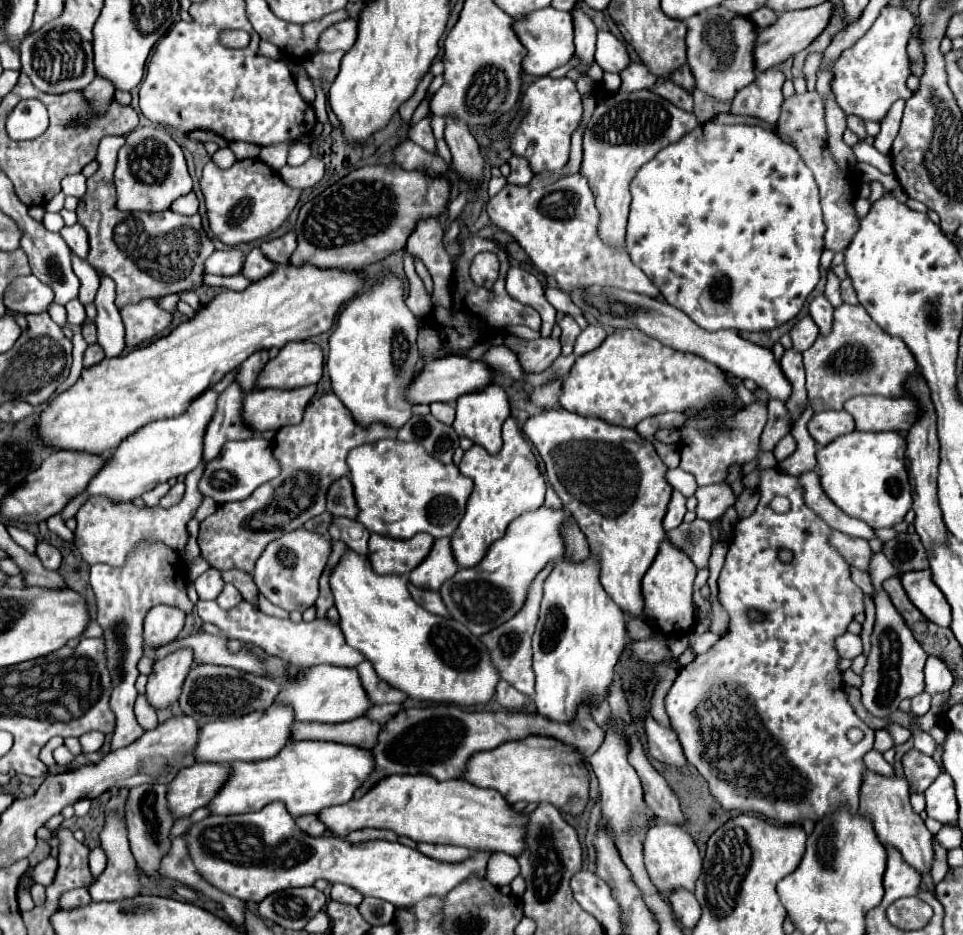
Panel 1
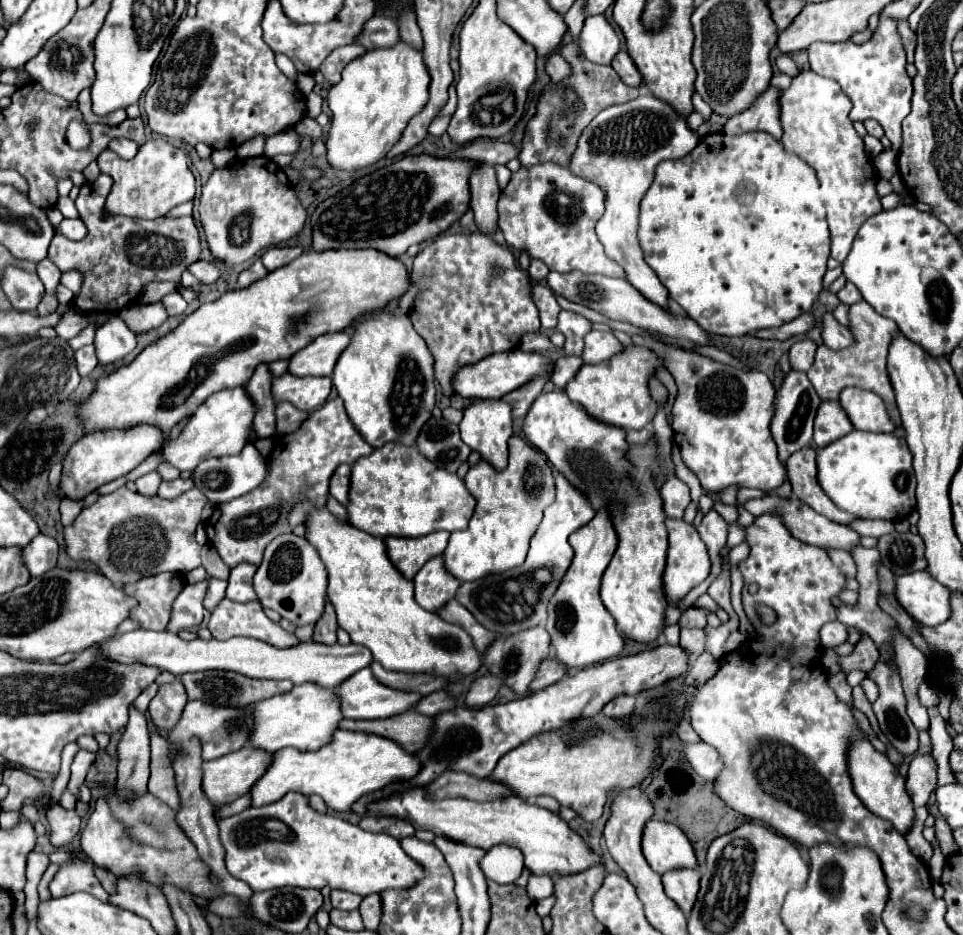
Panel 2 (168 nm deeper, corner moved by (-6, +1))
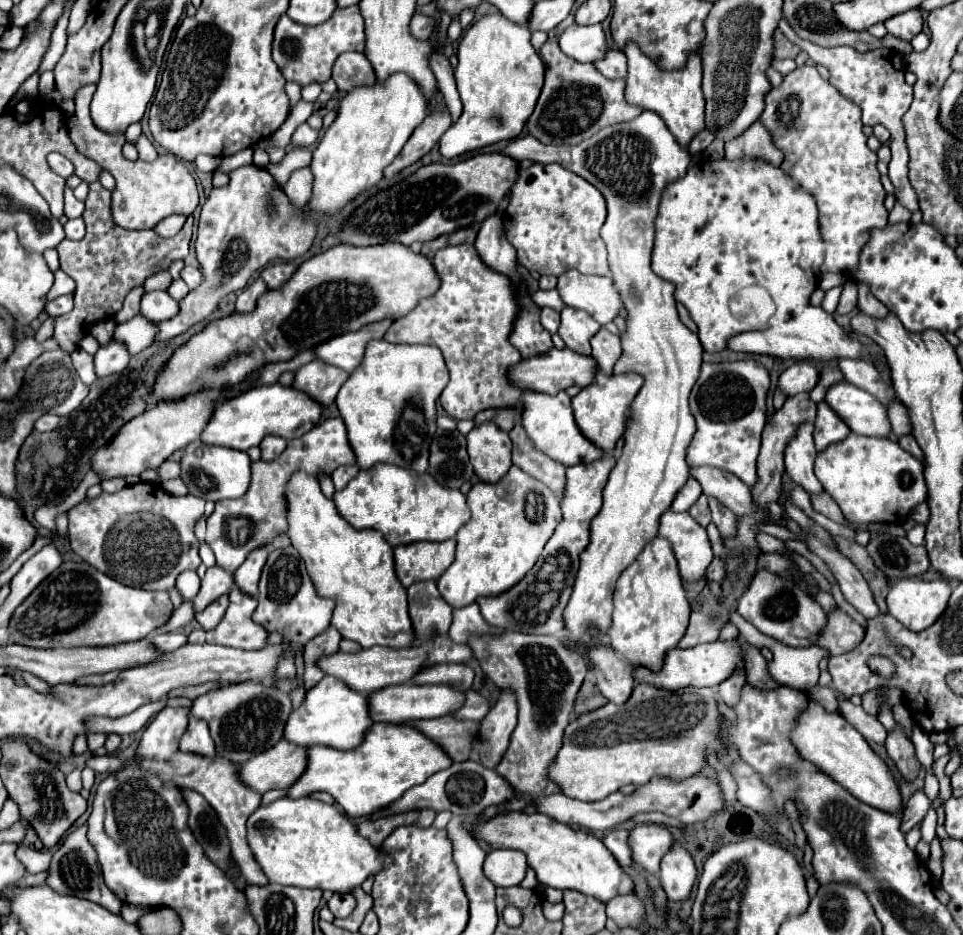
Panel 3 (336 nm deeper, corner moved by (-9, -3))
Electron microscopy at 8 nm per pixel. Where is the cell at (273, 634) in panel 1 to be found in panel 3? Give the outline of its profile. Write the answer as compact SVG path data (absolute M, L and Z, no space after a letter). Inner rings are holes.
M231 589L229 601L229 609L221 623L207 631L207 643L237 649L265 649L269 645L269 631L253 621L257 599L243 595L239 589Z

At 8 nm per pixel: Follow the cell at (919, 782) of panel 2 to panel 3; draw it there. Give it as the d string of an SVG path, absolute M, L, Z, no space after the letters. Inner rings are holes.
M923 789L915 791L909 797L907 805L905 805L905 811L903 811L903 817L901 817L901 829L907 833L913 825L917 825L917 823L923 821L923 817L927 815L929 809L931 809L931 801L925 795L925 791Z

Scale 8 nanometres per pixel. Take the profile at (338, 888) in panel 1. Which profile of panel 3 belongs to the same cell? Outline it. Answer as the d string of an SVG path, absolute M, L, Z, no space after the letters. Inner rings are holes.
M335 893L329 901L327 901L327 907L331 909L331 913L335 917L347 917L351 915L351 911L355 909L355 897L351 893Z

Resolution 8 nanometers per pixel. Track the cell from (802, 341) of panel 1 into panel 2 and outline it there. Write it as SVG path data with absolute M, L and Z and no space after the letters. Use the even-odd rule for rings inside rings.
M810 339L798 341L792 345L790 349L790 367L794 371L808 371L812 361L814 361L814 353L816 353L816 343Z

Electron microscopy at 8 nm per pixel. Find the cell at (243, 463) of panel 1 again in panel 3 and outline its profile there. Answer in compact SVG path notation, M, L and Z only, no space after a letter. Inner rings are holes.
M205 447L203 449L203 455L197 457L195 453L187 451L181 459L181 479L185 481L187 489L191 495L195 497L201 497L205 501L221 501L221 499L239 499L247 493L249 489L249 483L251 483L251 459L247 453L243 451L231 451L227 447Z

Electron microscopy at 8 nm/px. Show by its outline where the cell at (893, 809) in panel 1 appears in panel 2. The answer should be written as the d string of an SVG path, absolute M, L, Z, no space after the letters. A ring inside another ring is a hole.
M852 739L850 741L850 751L846 753L848 759L848 775L852 779L854 785L854 793L858 795L858 799L878 817L894 823L894 827L900 833L906 833L912 823L914 823L914 805L910 795L906 793L904 787L904 777L898 773L898 769L890 763L890 759L876 751L870 741L864 739Z

